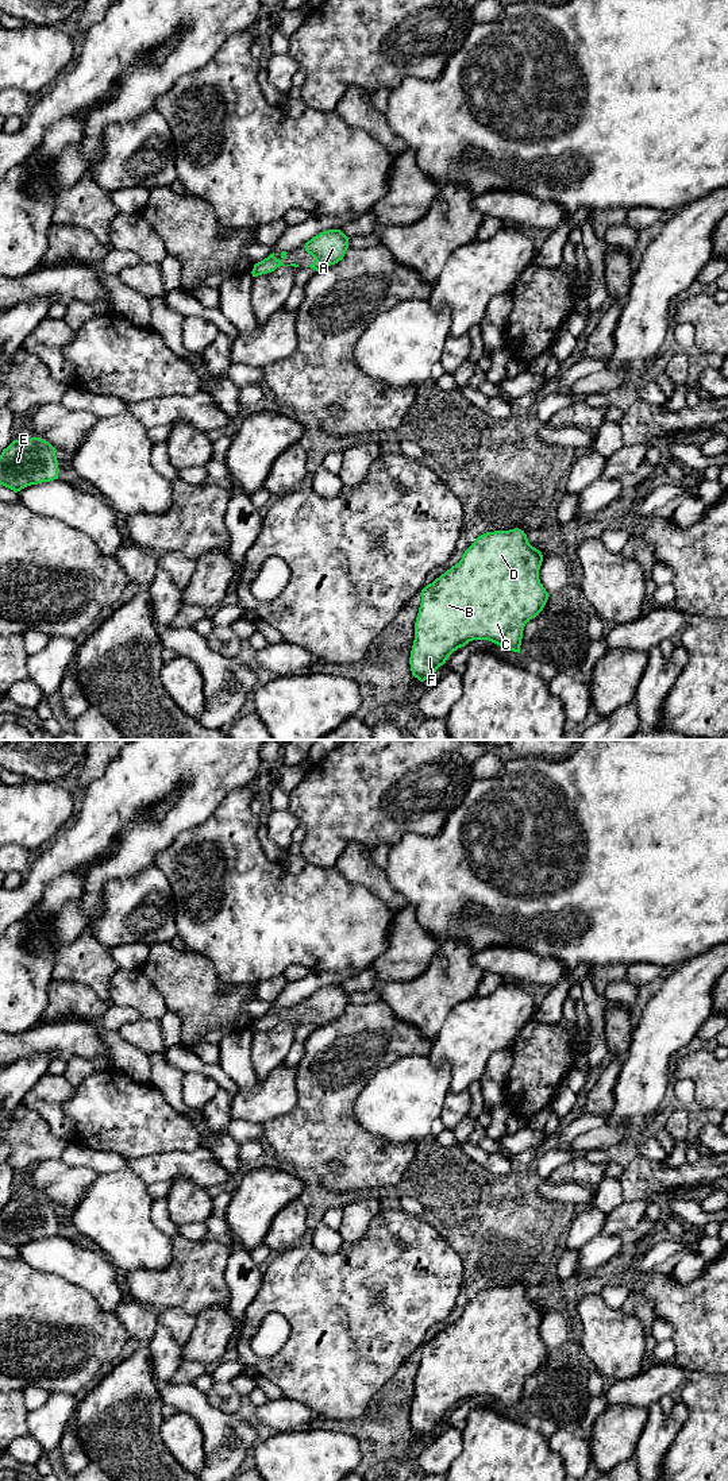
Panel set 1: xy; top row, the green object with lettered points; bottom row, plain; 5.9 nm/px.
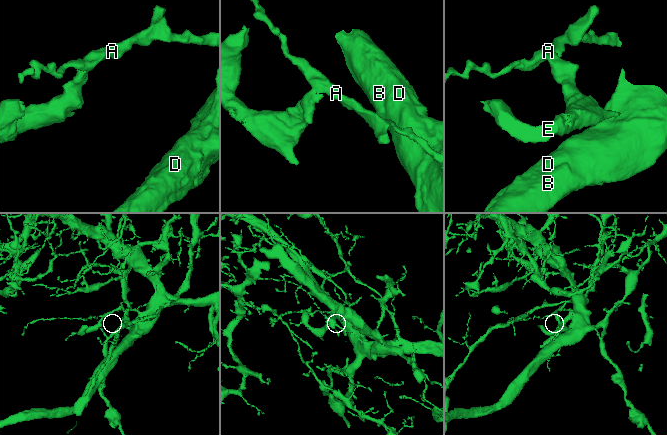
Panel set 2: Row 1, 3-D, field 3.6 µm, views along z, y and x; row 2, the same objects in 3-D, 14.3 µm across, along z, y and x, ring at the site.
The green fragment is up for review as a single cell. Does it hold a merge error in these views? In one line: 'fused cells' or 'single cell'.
single cell

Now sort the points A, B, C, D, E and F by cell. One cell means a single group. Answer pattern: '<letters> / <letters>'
A B C D E F

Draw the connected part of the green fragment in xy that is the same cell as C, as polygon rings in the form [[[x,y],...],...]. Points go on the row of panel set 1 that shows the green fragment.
[[[519,528],[478,536],[455,566],[421,590],[409,657],[412,675],[420,682],[430,679],[454,651],[473,640],[489,640],[504,649],[520,653],[525,624],[543,610],[550,597],[539,579],[542,562],[542,552],[528,543],[527,535]]]

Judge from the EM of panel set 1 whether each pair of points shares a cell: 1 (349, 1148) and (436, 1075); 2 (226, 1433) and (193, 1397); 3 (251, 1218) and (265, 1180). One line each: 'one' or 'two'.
1: two
2: one
3: one

